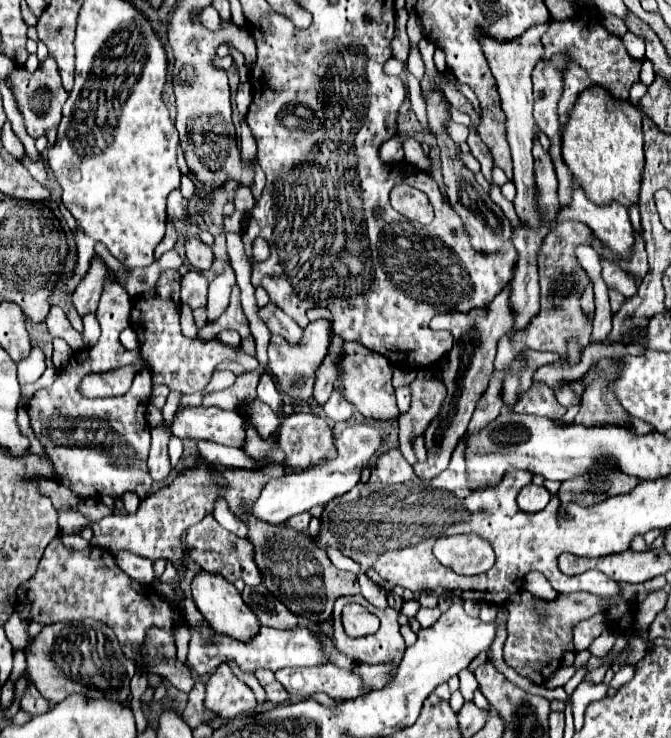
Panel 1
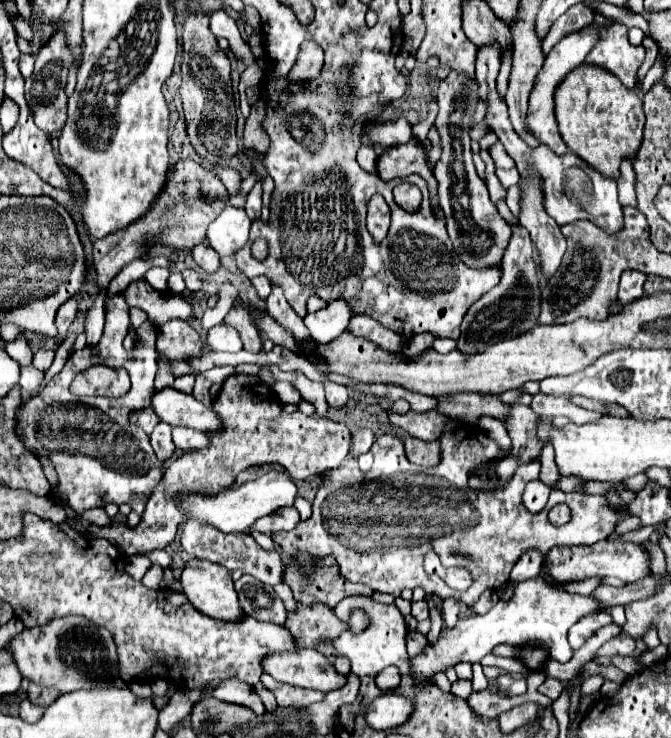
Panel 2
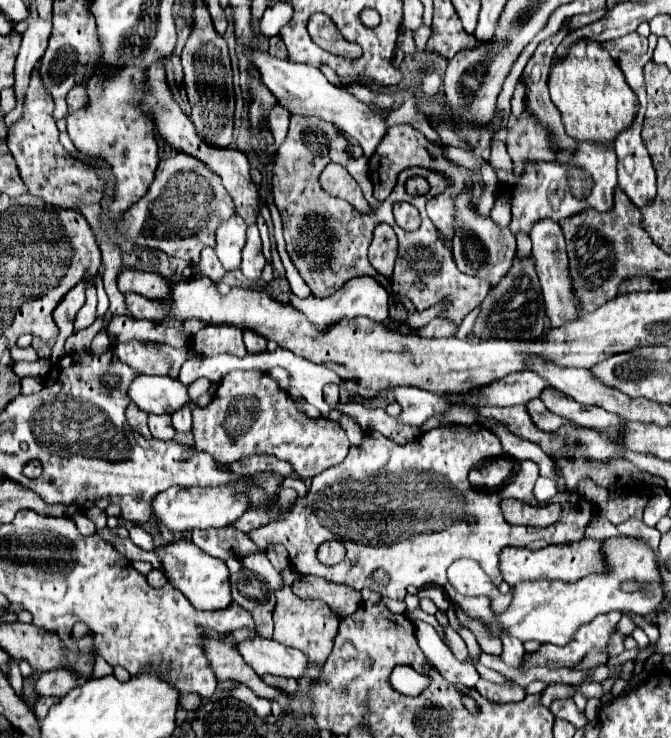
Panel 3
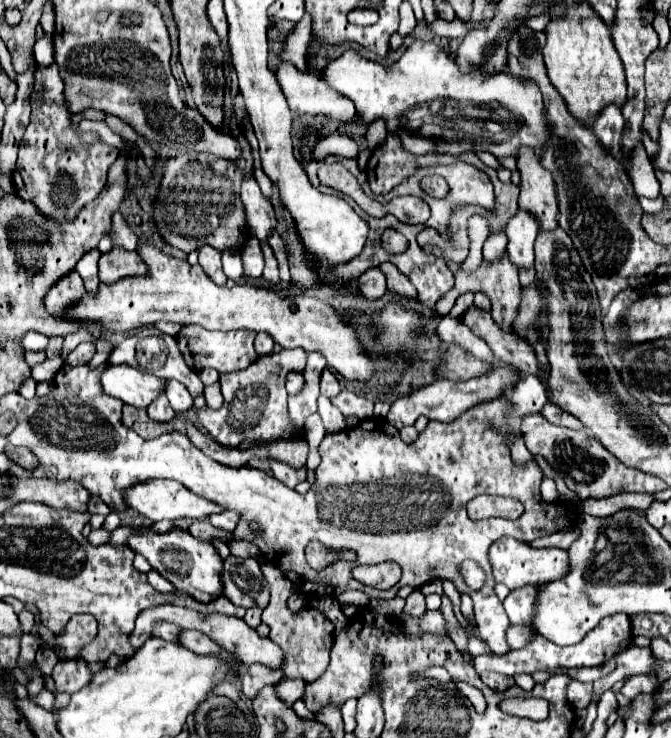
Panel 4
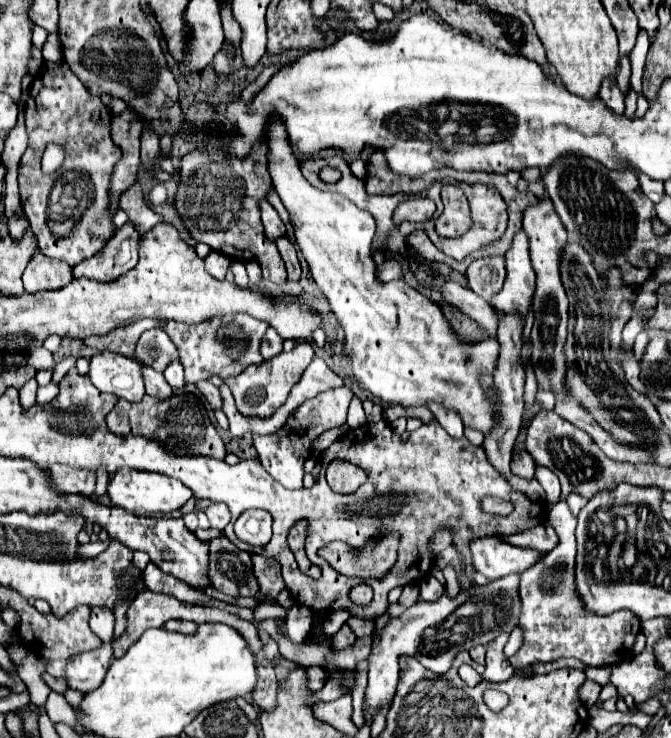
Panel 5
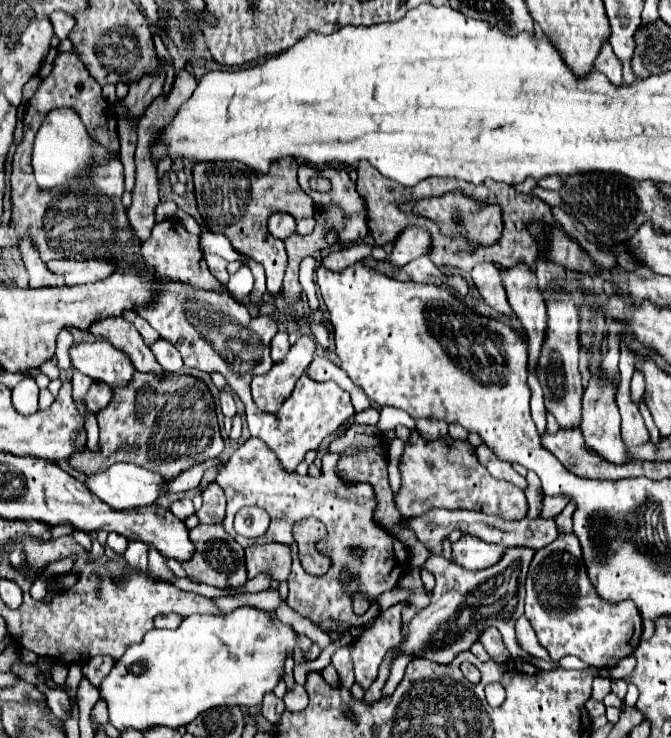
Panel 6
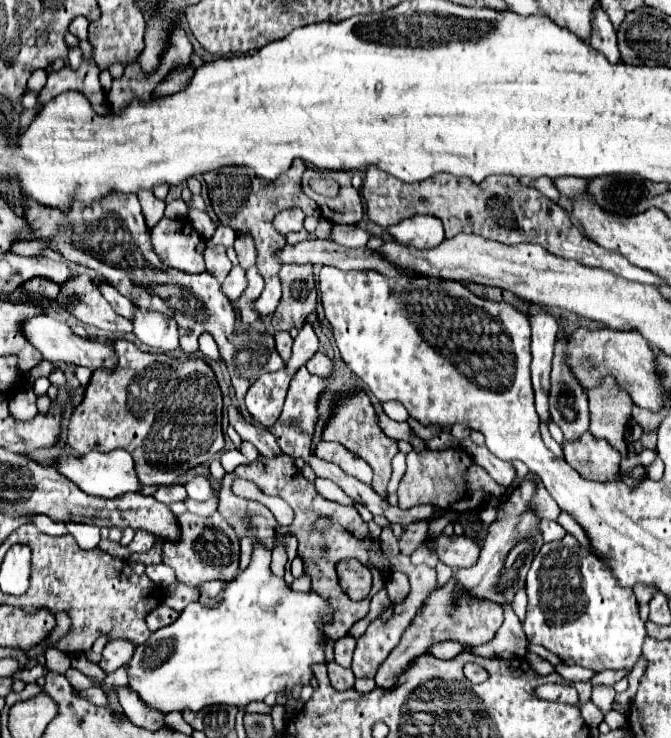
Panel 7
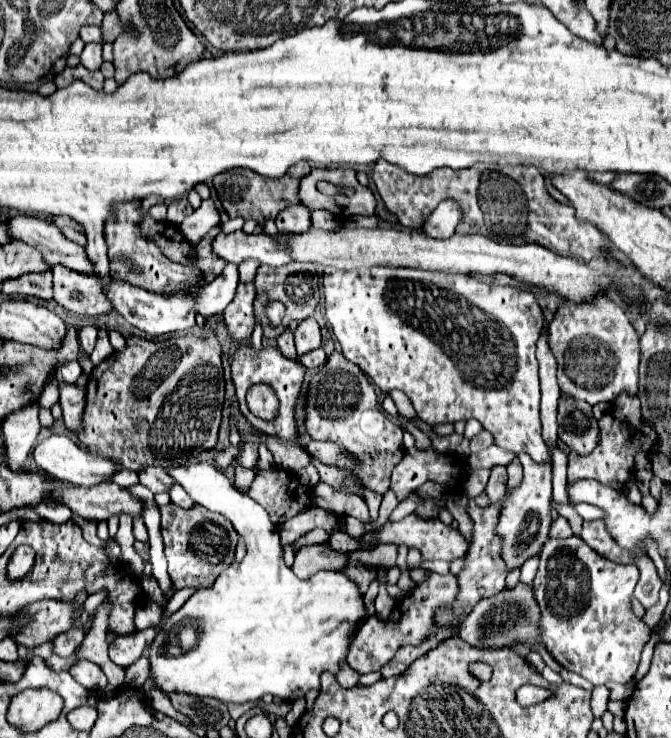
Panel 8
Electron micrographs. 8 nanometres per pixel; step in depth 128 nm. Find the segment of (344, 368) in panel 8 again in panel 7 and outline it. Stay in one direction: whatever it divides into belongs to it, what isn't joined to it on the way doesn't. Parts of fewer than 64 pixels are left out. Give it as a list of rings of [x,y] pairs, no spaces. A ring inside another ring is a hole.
[[[364,390],[344,394],[338,402],[334,402],[332,414],[330,414],[330,418],[324,426],[324,432],[322,432],[322,440],[340,442],[350,452],[364,458],[374,470],[374,480],[372,480],[374,492],[380,494],[382,498],[386,498],[386,486],[388,486],[388,480],[392,476],[392,458],[398,454],[398,442],[394,438],[388,438],[384,434],[384,430],[380,428],[378,414],[374,412],[370,396]]]

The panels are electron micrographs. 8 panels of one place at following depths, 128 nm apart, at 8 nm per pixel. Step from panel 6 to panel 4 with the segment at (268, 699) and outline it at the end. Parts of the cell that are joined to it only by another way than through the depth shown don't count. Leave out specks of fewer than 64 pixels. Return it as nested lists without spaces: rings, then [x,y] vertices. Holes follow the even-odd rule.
[[[260,664],[248,666],[246,672],[242,674],[242,692],[246,698],[254,700],[258,696],[258,692],[266,686],[266,684],[274,684],[278,680],[284,678],[282,670],[272,670],[272,668],[264,668]]]

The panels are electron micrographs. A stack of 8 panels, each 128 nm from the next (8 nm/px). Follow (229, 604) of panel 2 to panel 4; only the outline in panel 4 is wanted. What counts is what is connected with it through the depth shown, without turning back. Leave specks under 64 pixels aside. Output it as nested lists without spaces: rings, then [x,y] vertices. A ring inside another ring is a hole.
[[[134,528],[128,538],[128,546],[136,554],[142,554],[150,562],[150,566],[166,580],[170,580],[180,592],[186,592],[200,602],[210,602],[222,594],[222,558],[212,542],[196,540],[194,536],[190,536],[188,530],[182,528],[172,528],[164,534],[150,528]]]

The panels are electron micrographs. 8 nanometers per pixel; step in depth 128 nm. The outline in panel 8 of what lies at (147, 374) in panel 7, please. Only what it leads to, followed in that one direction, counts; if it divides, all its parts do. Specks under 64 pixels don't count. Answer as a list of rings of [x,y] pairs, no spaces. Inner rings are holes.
[[[216,332],[206,336],[172,334],[164,340],[128,336],[126,348],[122,352],[112,354],[102,360],[102,364],[94,366],[86,390],[88,396],[84,410],[84,432],[80,434],[80,442],[88,448],[88,452],[108,456],[108,460],[116,460],[120,468],[134,472],[148,464],[168,470],[174,464],[184,464],[186,456],[206,452],[216,446],[224,402],[222,346]],[[140,418],[144,424],[136,428],[136,420]]]

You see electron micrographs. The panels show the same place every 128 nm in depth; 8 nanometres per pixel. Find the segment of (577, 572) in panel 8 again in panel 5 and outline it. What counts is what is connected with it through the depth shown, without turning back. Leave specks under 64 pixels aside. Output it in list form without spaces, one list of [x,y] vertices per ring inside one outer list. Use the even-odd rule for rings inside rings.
[[[566,502],[552,506],[550,524],[554,526],[560,542],[550,552],[542,554],[528,572],[520,576],[522,614],[520,626],[524,628],[524,646],[510,658],[516,670],[532,666],[534,662],[552,662],[558,658],[578,658],[588,666],[614,666],[628,660],[632,646],[640,632],[640,620],[628,610],[614,612],[612,616],[596,616],[584,612],[580,596],[576,596],[576,516],[568,510]]]

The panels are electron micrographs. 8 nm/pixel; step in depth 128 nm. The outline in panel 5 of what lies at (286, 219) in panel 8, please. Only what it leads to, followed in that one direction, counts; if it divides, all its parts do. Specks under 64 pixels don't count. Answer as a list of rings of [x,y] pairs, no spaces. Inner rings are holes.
[[[262,200],[262,202],[260,202],[260,210],[262,210],[262,224],[264,224],[266,236],[268,236],[270,240],[278,240],[280,236],[284,236],[284,234],[286,234],[286,226],[284,226],[284,222],[280,220],[278,212],[272,208],[272,204],[266,202],[266,200]]]

